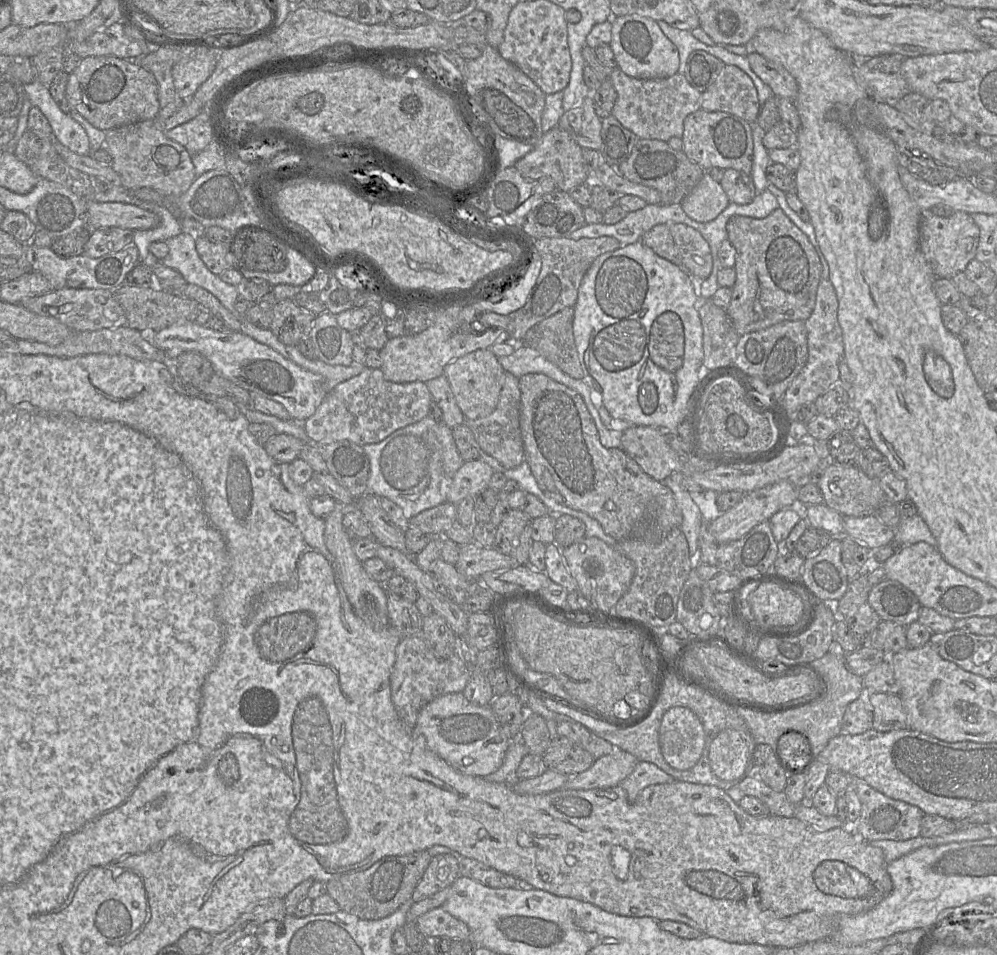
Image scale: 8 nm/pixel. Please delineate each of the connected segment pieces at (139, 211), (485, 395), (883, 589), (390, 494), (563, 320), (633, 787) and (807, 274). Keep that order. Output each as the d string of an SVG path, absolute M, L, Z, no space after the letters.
M87 199L87 227L120 227L148 230L159 225L160 218L152 211L123 202L98 202Z
M478 349L459 357L444 368L456 403L466 419L488 416L497 407L503 386L504 369L491 349Z
M886 579L873 586L868 602L881 620L907 627L918 620L921 604L901 583Z
M426 416L394 431L379 443L363 445L370 462L367 493L393 501L408 520L447 502L454 475L465 462L458 452L452 429Z
M574 307L564 308L563 310L531 327L522 339L522 343L518 344L523 344L536 350L565 374L574 379L582 380L584 372L575 346L573 335L573 317Z
M639 761L634 770L617 786L626 791L629 802L632 802L635 801L644 788L673 781L677 780L659 769L655 764Z
M779 207L764 218L731 216L726 223L727 240L735 248L736 279L726 312L739 336L768 328L782 321L806 321L813 313L822 265L808 237Z

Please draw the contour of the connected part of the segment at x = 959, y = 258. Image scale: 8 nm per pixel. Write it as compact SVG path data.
M954 211L949 217L925 213L919 227L920 249L937 278L951 279L964 271L967 264L976 256L979 236L979 227L972 216L961 211Z

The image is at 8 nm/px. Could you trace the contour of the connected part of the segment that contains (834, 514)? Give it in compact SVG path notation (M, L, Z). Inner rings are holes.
M796 499L790 509L797 511L800 519L805 519L810 527L822 529L832 537L846 536L844 534L844 516L824 503L804 505Z

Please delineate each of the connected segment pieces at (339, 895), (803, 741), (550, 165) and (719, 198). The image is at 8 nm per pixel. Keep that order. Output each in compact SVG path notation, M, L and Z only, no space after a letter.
M427 850L403 856L388 856L371 867L346 873L325 883L326 892L339 905L340 910L363 920L379 920L393 914L411 900L412 894L431 862Z
M789 731L778 740L776 754L788 775L807 772L813 759L808 739L801 733Z
M558 126L545 132L540 142L534 145L533 149L519 159L514 166L526 179L552 178L557 189L565 192L592 181L591 172L582 157L582 147Z
M705 172L699 183L680 204L693 220L708 222L715 219L729 202L721 184Z

